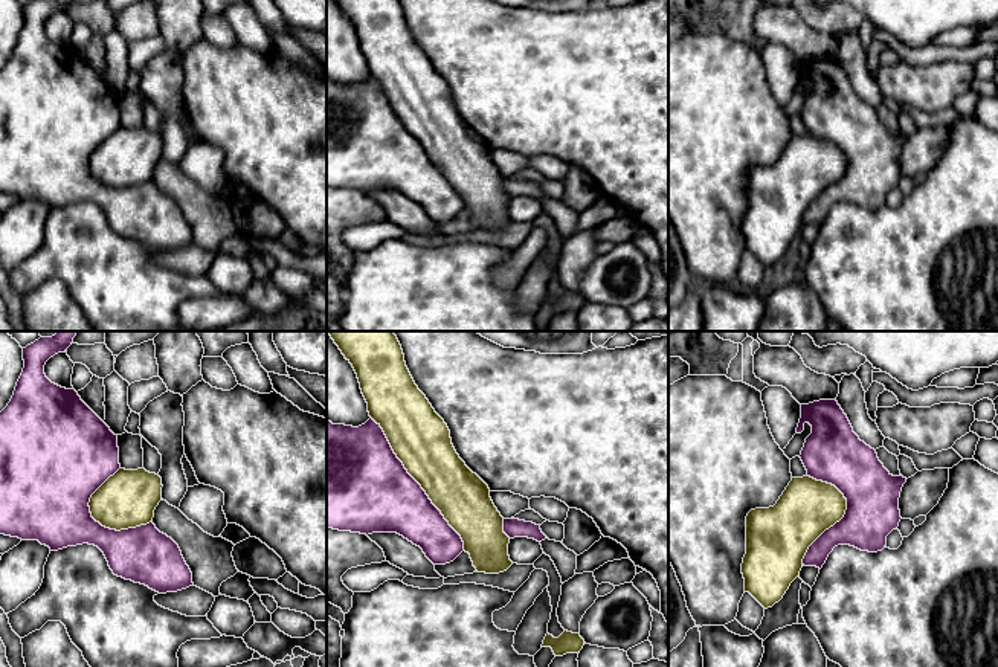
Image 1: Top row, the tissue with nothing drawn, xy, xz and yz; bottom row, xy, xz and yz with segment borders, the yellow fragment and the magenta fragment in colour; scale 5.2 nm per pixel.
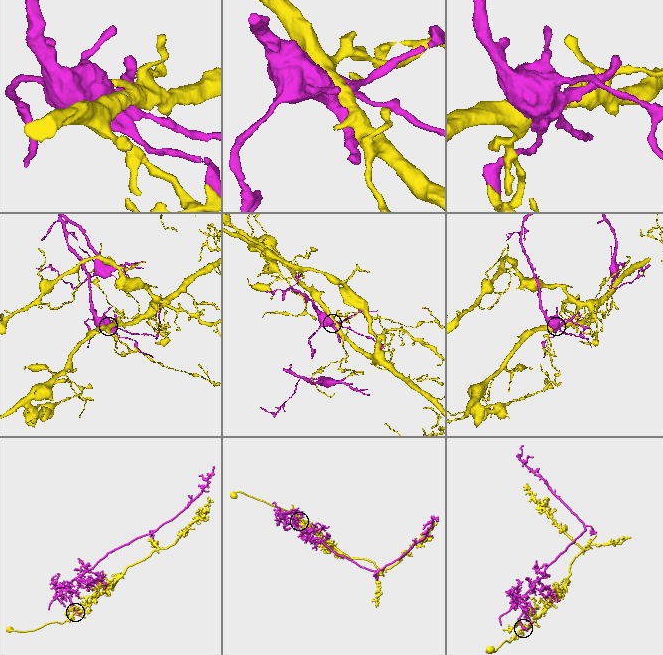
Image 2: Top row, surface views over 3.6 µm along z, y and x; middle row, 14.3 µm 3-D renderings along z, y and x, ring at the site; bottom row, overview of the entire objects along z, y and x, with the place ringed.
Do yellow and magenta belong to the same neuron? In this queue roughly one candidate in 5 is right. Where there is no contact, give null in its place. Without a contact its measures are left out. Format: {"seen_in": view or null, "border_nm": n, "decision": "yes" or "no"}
{"seen_in": "xz", "border_nm": 850, "decision": "no"}

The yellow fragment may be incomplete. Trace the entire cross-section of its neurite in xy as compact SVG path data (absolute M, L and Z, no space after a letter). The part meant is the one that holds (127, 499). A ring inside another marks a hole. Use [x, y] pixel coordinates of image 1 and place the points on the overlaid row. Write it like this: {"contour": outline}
{"contour": "M119 469L92 495L92 517L116 531L146 525L162 501L162 487L156 473Z"}

